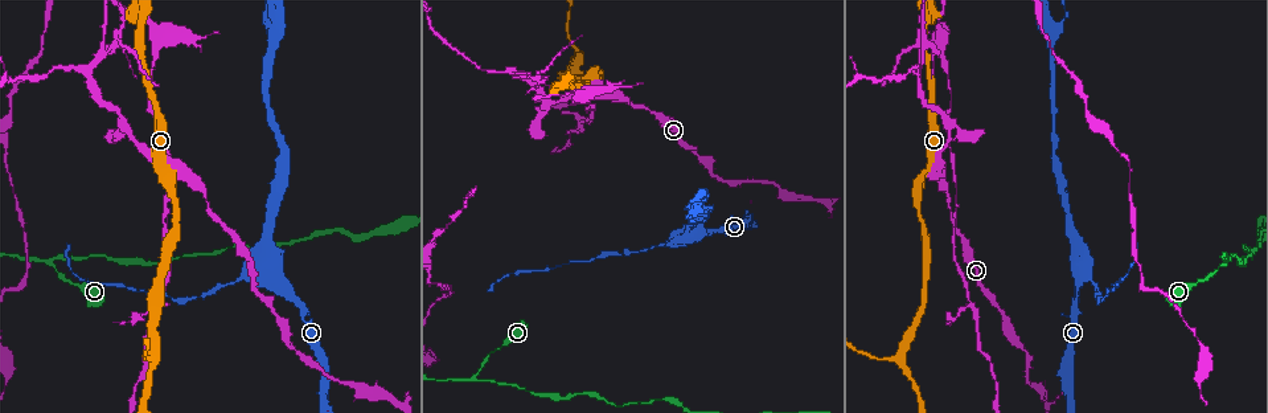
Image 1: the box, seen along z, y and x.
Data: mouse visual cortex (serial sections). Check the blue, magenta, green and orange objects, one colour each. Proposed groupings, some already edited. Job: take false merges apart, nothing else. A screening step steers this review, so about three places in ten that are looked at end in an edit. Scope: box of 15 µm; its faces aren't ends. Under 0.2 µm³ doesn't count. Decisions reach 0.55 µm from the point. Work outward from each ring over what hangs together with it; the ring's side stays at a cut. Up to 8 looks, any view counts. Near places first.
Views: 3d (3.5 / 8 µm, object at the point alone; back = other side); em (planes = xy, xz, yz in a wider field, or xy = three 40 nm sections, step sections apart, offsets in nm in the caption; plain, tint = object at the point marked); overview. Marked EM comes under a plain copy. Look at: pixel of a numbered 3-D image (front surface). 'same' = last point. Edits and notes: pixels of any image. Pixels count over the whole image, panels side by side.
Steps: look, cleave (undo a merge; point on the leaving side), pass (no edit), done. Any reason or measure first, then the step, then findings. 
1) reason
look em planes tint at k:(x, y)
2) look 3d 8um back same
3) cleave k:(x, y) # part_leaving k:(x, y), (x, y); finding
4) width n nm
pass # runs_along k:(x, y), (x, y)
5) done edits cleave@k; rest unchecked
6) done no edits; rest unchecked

three-way junction
look 3d 3.5um at 1:(157, 361)

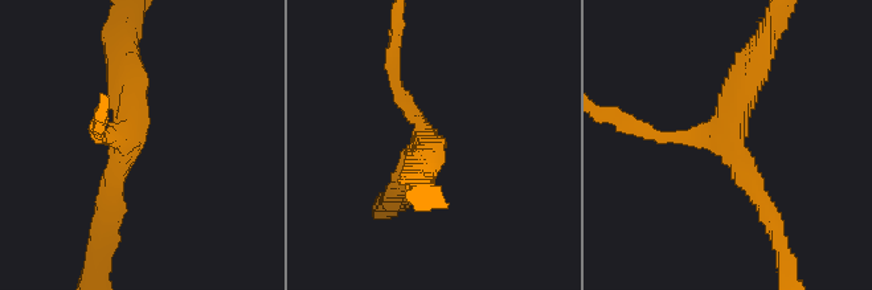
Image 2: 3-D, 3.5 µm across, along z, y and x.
shape alone is not enough
look em xy step 2 tint at 2:(128, 141)

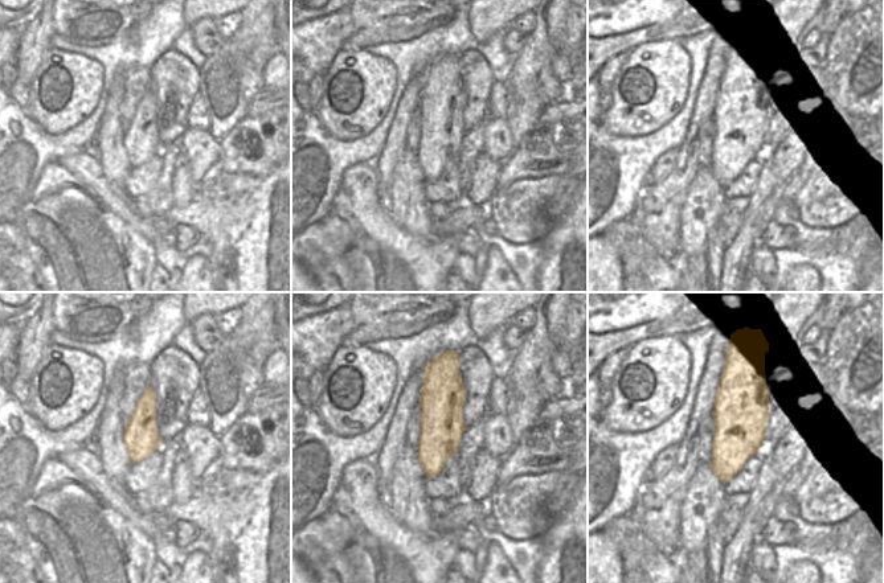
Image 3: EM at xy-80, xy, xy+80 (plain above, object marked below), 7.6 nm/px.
pass # continuous, no second cell

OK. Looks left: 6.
three arms meet
look 3d 8um at 1:(51, 265)

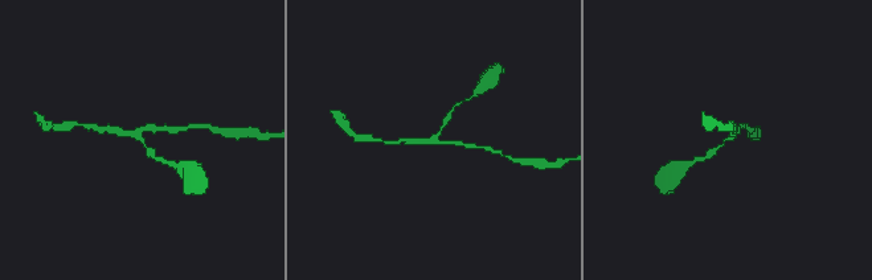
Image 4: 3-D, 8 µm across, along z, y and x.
look em planes tint at 4:(727, 137)

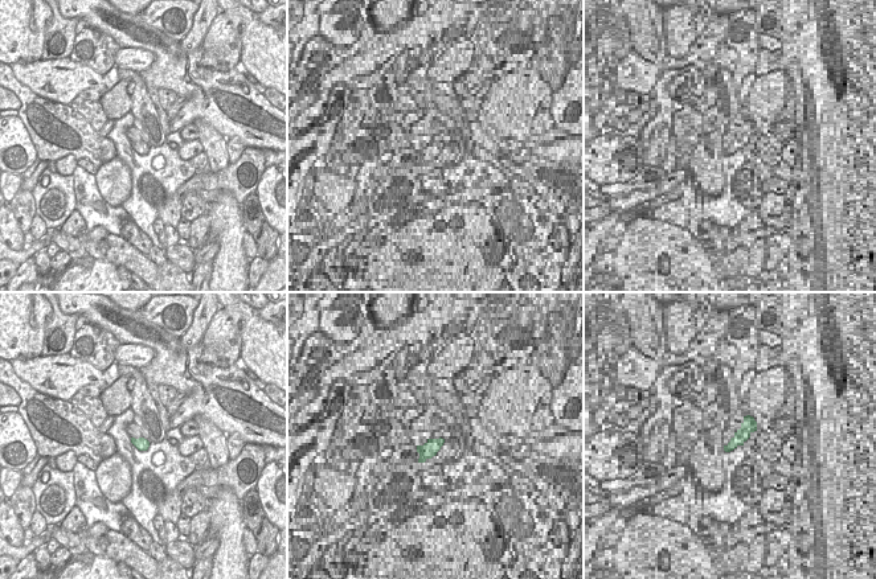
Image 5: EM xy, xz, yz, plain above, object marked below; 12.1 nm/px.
pass # runs_along 4:(701, 159), (739, 128); continuous, no second cell

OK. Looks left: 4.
thick turns thin
look 3d 8um at 1:(1077, 279)

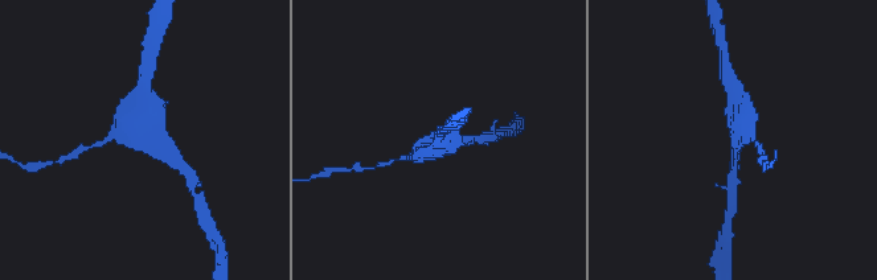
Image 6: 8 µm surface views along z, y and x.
need the tissue
look em xy step 5 tint at 6:(154, 134)

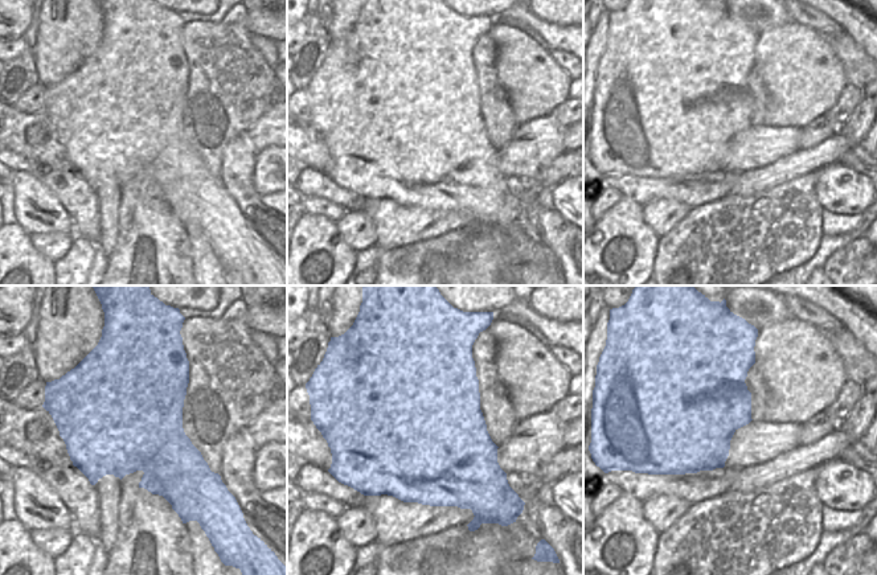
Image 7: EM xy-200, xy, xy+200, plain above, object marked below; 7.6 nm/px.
pass # continuous, no second cell

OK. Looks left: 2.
done no edits; rest unchecked

